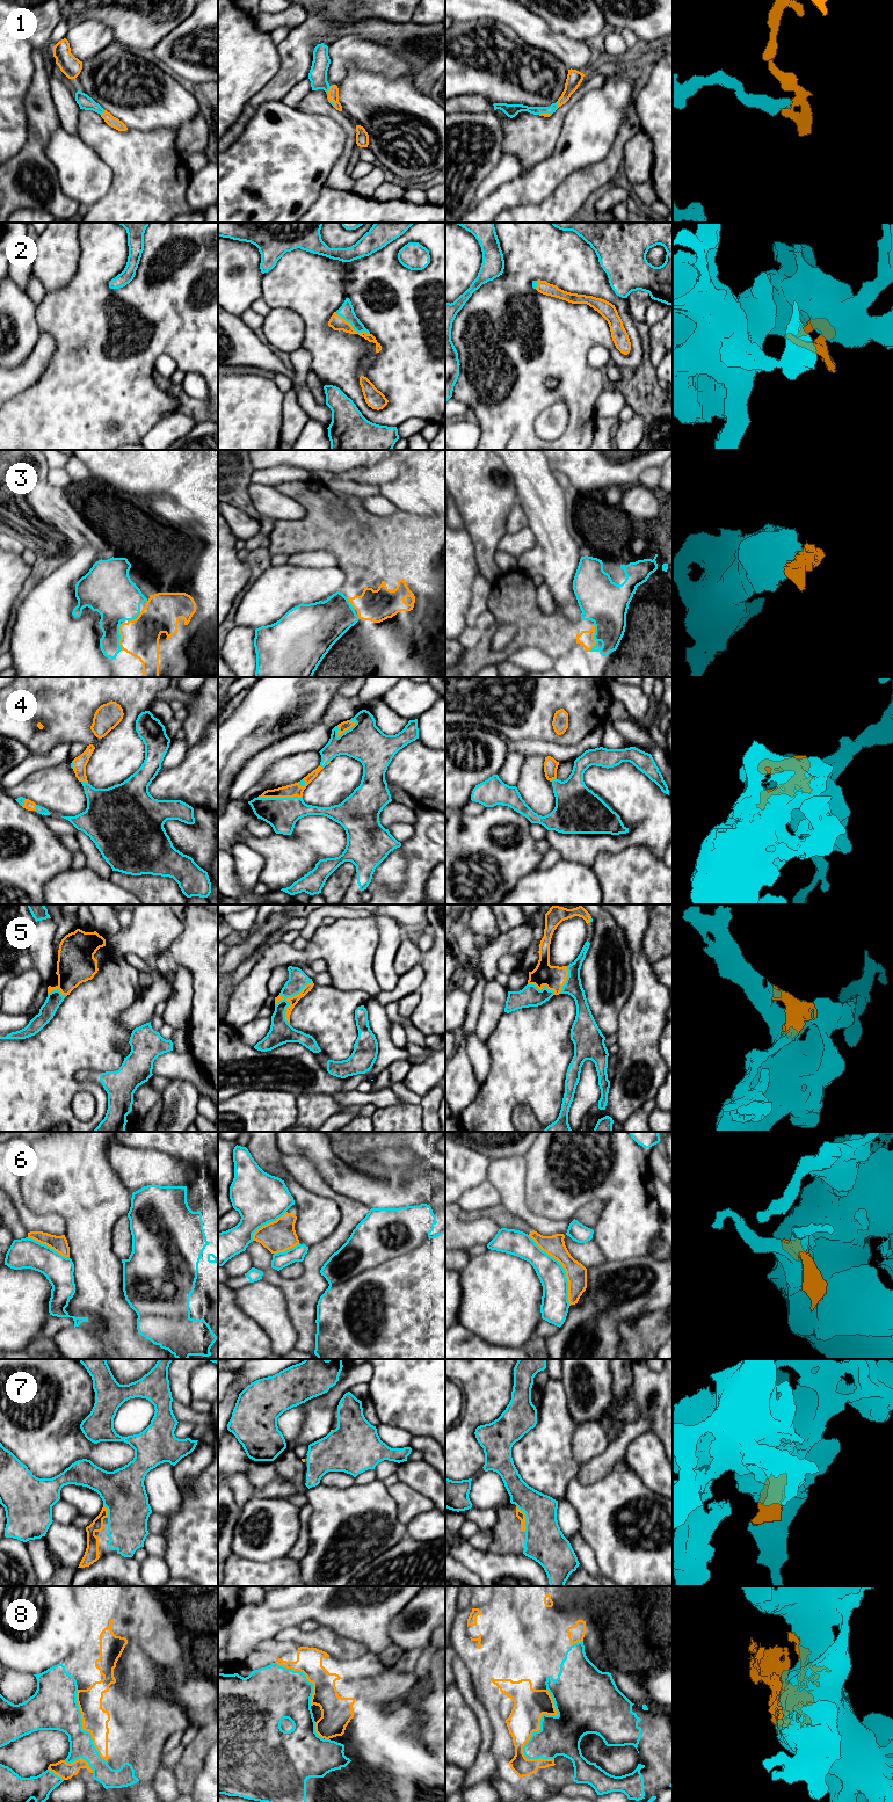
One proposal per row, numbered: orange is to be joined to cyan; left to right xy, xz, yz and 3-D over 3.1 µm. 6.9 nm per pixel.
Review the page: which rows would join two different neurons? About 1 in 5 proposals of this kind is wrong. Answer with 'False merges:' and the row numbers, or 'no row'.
False merges: 6

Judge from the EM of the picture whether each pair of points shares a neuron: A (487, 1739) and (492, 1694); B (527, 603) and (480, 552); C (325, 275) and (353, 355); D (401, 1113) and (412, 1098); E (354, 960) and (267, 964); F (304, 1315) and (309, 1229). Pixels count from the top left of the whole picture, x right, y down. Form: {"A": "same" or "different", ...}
{"A": "different", "B": "different", "C": "same", "D": "different", "E": "same", "F": "different"}

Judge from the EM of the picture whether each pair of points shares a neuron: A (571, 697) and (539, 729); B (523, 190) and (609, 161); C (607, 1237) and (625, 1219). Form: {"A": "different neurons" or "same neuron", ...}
{"A": "same neuron", "B": "different neurons", "C": "same neuron"}

